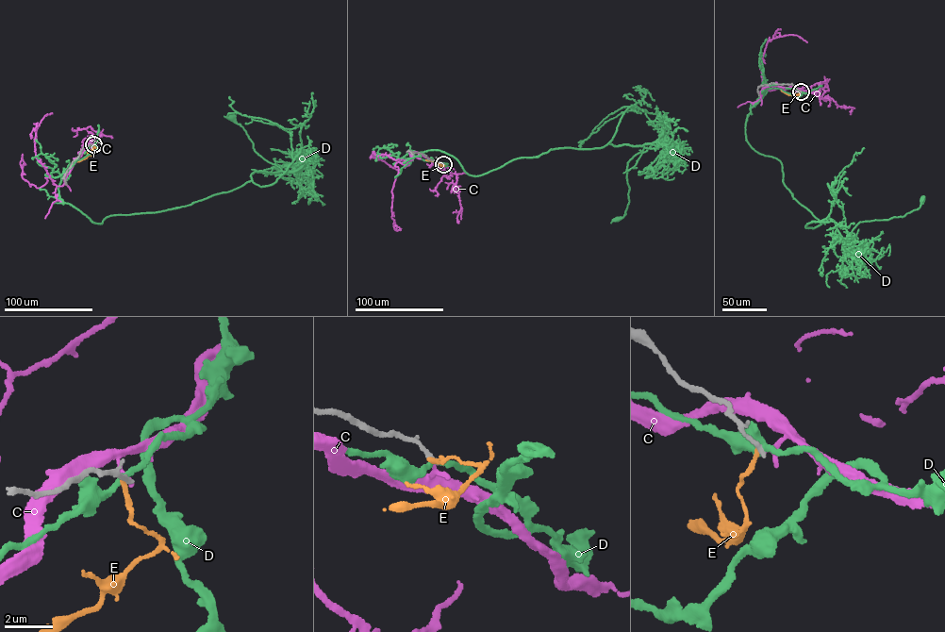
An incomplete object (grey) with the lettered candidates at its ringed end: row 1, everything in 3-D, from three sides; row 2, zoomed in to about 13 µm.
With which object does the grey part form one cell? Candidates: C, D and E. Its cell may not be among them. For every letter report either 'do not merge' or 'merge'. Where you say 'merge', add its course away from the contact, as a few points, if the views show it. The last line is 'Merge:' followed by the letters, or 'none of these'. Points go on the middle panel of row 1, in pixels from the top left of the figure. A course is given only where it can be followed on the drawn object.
C: do not merge
D: do not merge
E: do not merge
Merge: none of these

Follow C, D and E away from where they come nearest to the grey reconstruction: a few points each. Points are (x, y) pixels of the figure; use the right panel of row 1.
C: (801, 91), (770, 85), (762, 90), (760, 94), (764, 81), (770, 91), (803, 89), (829, 79)
D: (801, 91), (765, 90), (745, 126), (752, 148), (780, 161), (793, 199), (845, 239), (921, 201)
E: (800, 91), (799, 94), (791, 95), (781, 90)

